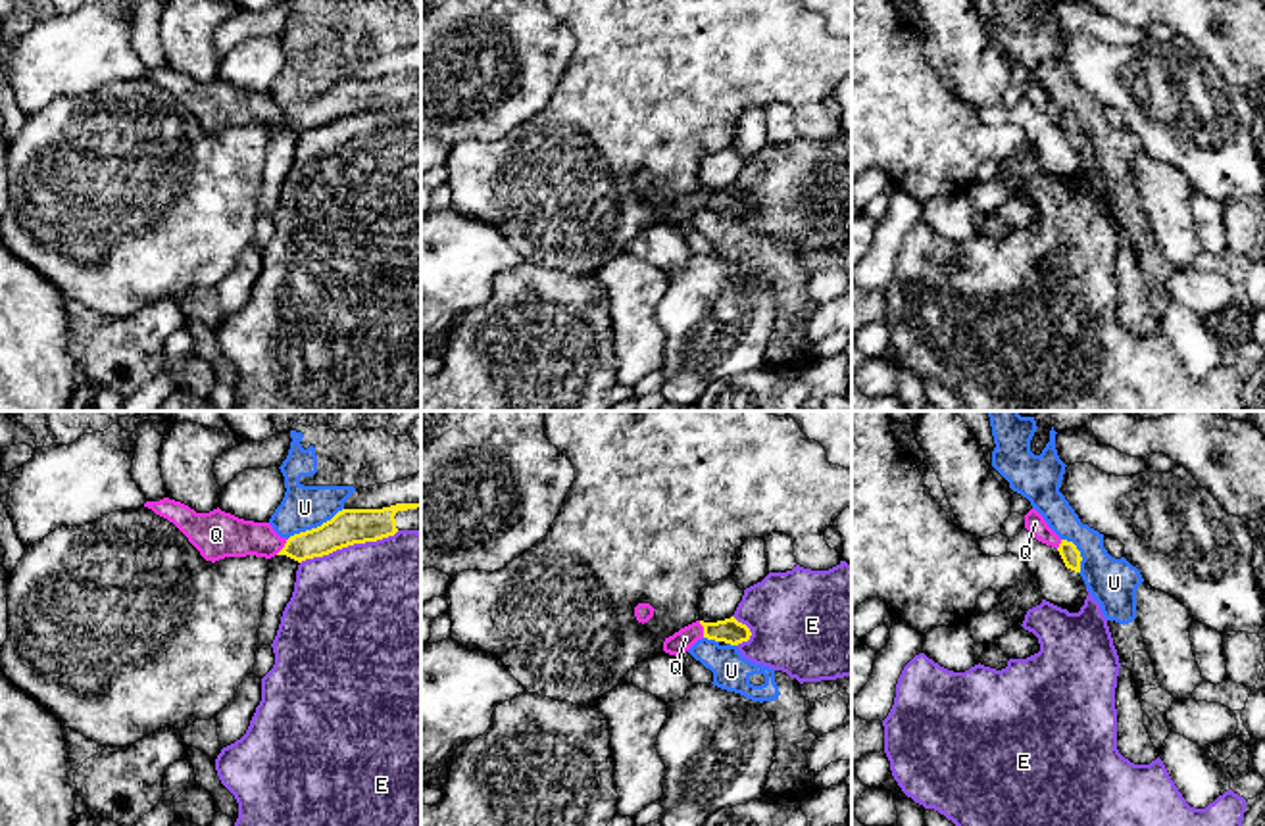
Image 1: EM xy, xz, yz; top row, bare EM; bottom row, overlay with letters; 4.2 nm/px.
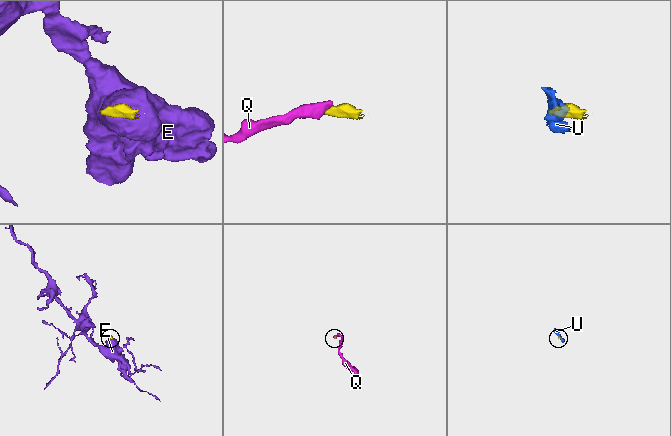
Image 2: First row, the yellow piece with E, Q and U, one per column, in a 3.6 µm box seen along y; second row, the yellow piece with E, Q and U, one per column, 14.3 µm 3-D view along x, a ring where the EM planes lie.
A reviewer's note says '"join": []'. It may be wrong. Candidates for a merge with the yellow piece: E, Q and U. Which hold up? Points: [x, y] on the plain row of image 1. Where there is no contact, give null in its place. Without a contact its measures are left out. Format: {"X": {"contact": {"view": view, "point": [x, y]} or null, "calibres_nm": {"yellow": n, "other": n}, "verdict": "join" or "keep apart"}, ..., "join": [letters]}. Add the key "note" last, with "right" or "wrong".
{"E": {"contact": {"view": "xy", "point": [348, 114]}, "calibres_nm": {"yellow": 150, "other": 480}, "verdict": "keep apart"}, "Q": {"contact": {"view": "xz", "point": [704, 198]}, "calibres_nm": {"yellow": 110, "other": 90}, "verdict": "join"}, "U": {"contact": {"view": "xy", "point": [314, 98]}, "calibres_nm": {"yellow": 150, "other": 190}, "verdict": "keep apart"}, "join": ["Q"], "note": "wrong"}

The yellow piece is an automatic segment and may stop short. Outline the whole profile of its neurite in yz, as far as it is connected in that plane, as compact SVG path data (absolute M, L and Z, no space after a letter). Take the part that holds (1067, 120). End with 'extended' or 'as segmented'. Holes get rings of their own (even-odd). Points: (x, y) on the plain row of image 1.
M1030 79L1025 85L1025 98L1042 113L1052 115L1059 121L1063 133L1067 138L1080 142L1080 121L1073 111L1061 109L1044 90L1044 86L1036 81Z; extended

